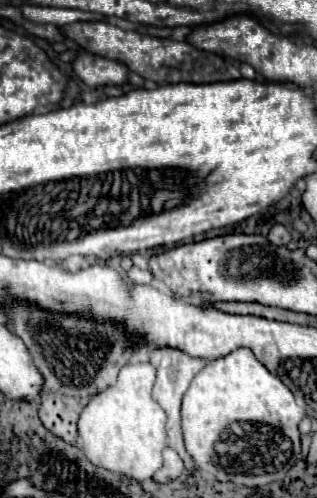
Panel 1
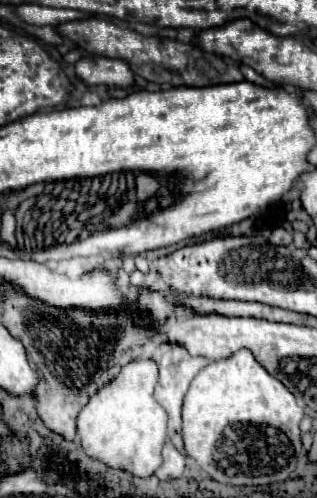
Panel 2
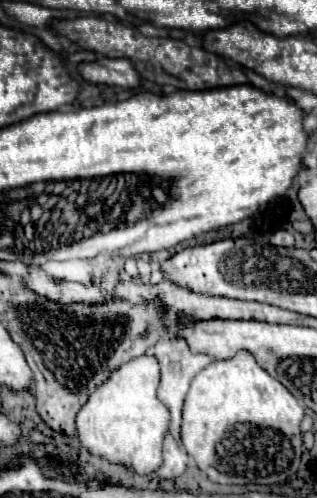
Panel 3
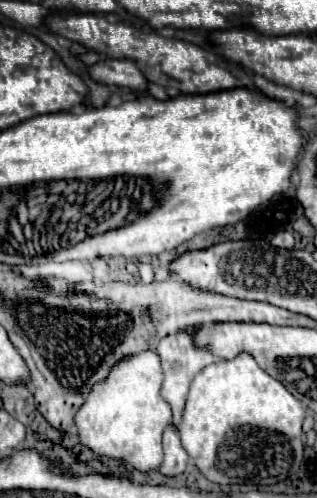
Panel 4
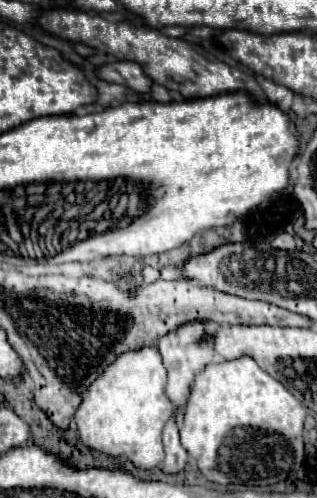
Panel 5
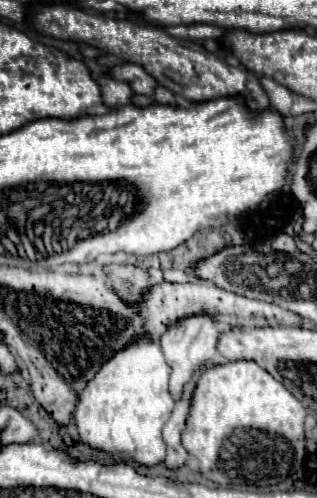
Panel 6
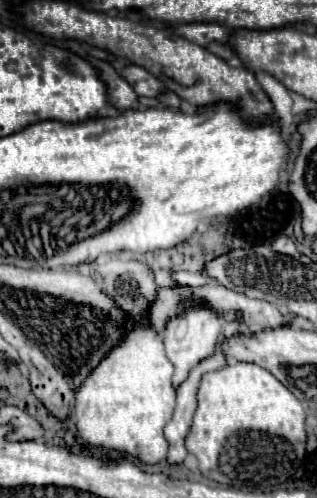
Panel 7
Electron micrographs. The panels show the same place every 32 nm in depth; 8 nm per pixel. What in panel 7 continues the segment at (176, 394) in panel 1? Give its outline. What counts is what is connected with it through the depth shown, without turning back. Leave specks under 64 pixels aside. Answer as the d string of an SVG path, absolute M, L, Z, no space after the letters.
M198 304L190 310L186 310L184 314L168 320L168 326L166 326L166 332L164 332L164 350L166 350L166 356L168 360L174 364L174 376L172 376L172 386L178 390L178 386L188 378L188 372L204 358L208 356L214 356L214 350L216 350L216 340L218 340L218 334L222 330L222 322L218 318L218 314L204 306L204 304Z

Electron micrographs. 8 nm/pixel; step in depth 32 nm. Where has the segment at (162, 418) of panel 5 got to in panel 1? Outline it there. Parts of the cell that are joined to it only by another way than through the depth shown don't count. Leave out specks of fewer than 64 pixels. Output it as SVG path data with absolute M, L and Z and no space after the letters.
M146 364L124 366L114 386L96 394L82 410L78 420L78 438L84 454L92 464L108 468L120 476L144 482L162 466L162 450L166 448L166 412L152 400L156 368Z

